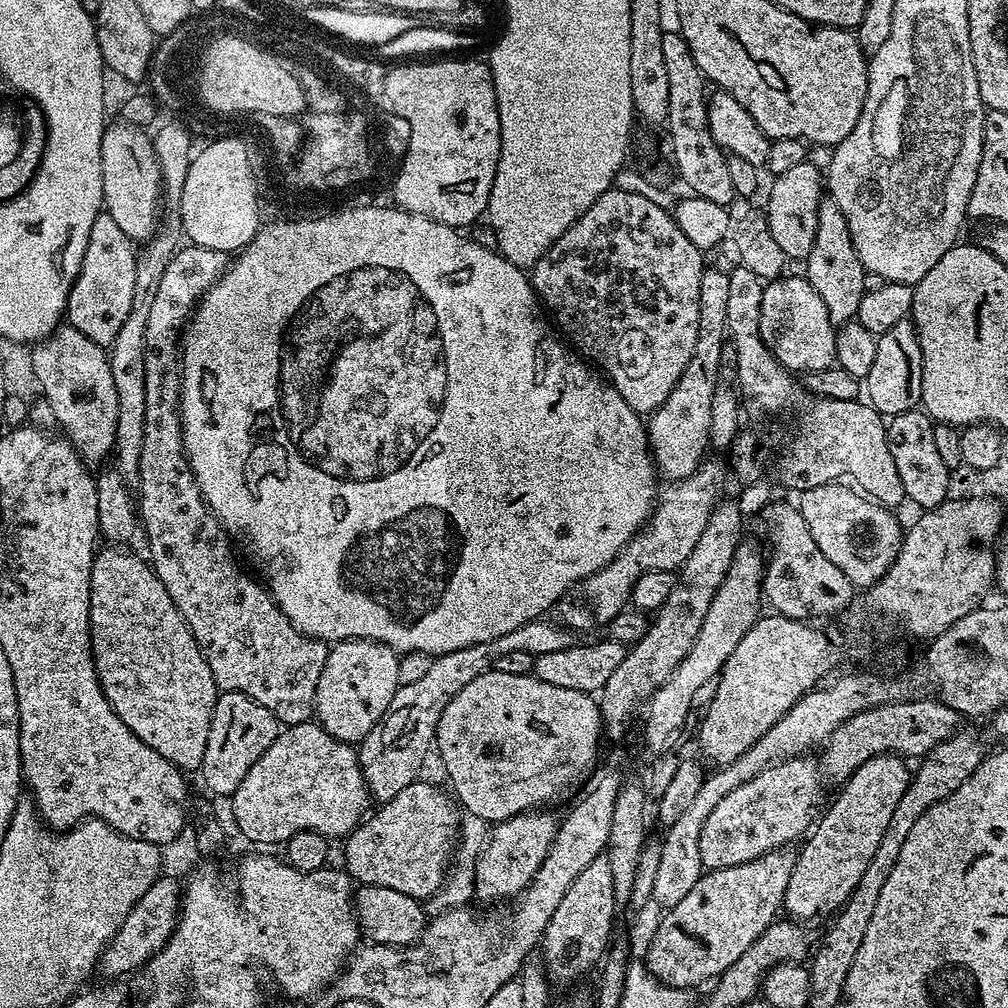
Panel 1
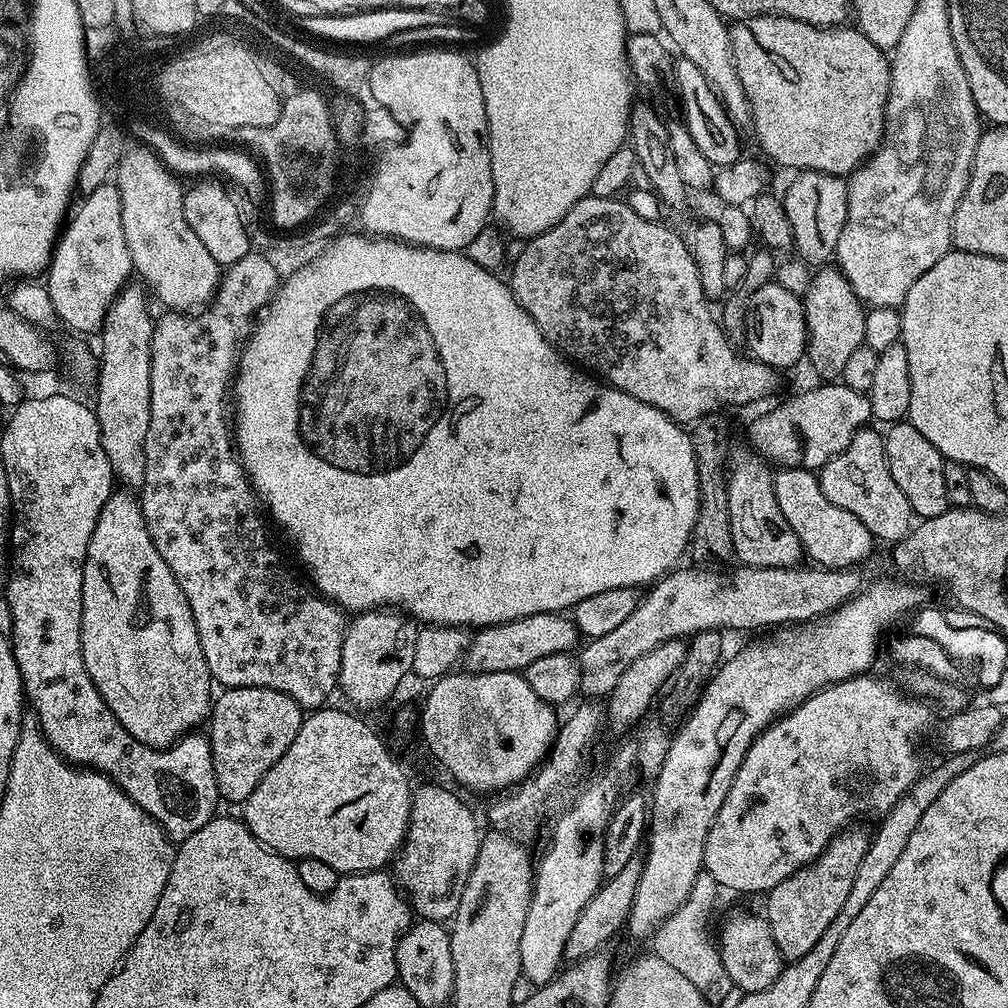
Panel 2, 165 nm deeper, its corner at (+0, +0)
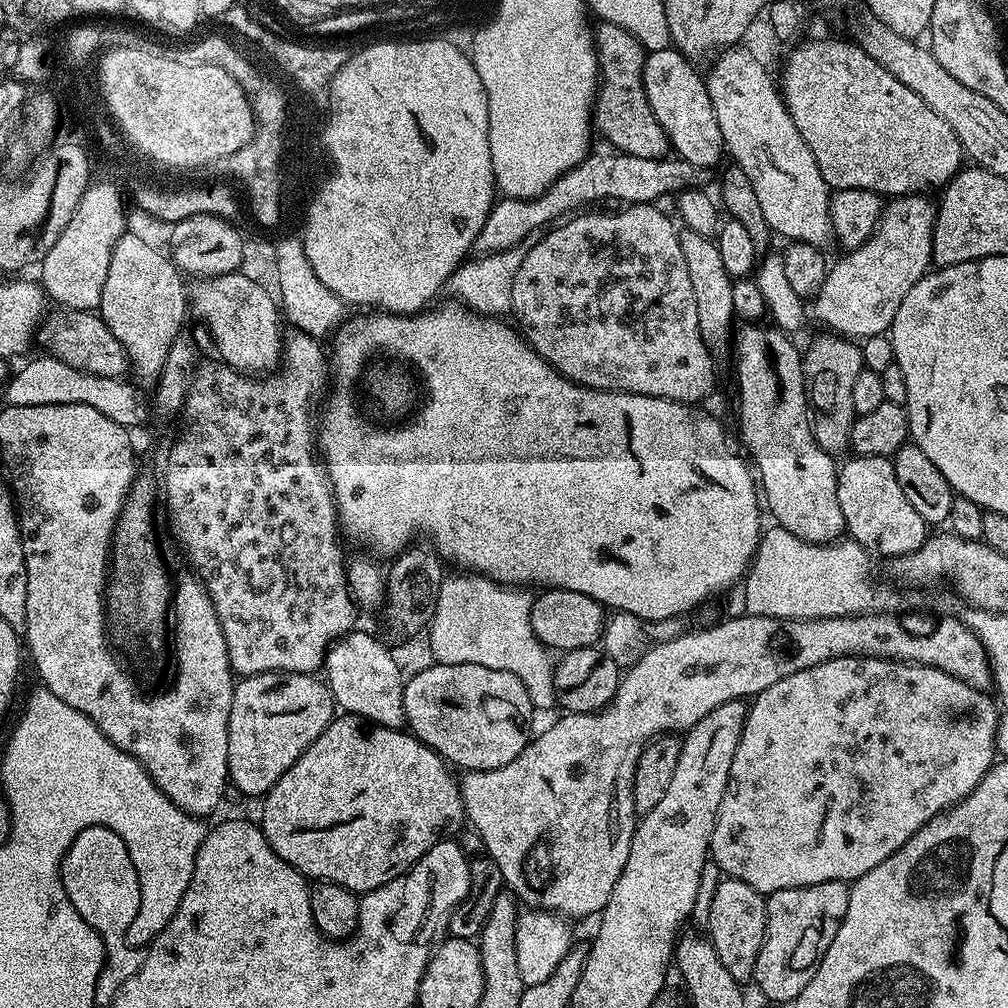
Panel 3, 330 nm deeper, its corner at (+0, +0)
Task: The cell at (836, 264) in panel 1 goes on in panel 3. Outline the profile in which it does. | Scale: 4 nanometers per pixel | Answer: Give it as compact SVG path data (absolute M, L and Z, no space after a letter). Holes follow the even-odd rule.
M823 334L802 352L804 361L804 387L808 394L808 402L813 413L816 412L828 424L813 423L812 433L822 450L826 450L833 458L839 452L848 452L852 439L852 421L857 414L854 410L854 382L858 374L865 371L864 359L860 353L860 344L839 334Z

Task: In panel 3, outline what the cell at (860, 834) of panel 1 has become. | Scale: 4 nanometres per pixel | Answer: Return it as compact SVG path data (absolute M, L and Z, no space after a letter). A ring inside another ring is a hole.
M842 880L822 882L809 888L787 888L766 900L766 934L754 973L754 984L768 1000L795 1002L814 978L816 965L826 954L846 914L849 885Z

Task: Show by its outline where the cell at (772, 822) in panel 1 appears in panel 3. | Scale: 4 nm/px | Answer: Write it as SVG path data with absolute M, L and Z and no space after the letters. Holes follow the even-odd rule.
M839 656L838 658L830 658L818 666L810 666L806 670L798 670L798 674L790 674L786 678L782 678L782 682L774 682L774 686L770 686L758 693L751 701L752 708L750 704L750 707L747 709L744 718L744 729L740 735L738 746L734 750L734 758L730 762L728 785L722 794L722 806L718 810L718 818L714 826L710 858L717 863L725 877L746 882L748 886L754 886L754 890L758 890L761 894L771 894L778 890L786 890L787 888L809 888L815 884L834 882L835 880L845 882L857 880L859 876L866 874L866 870L874 870L874 866L878 866L878 862L886 862L886 858L890 858L890 854L897 852L910 837L918 834L918 830L922 830L922 826L926 826L926 822L933 820L940 812L947 812L959 800L970 795L974 790L974 786L978 786L978 782L982 782L984 775L992 769L993 764L997 763L996 725L998 723L998 704L993 697L992 701L988 695L987 691L970 686L966 682L962 682L958 678L938 670L934 666L913 664L902 660L883 660L881 656Z

